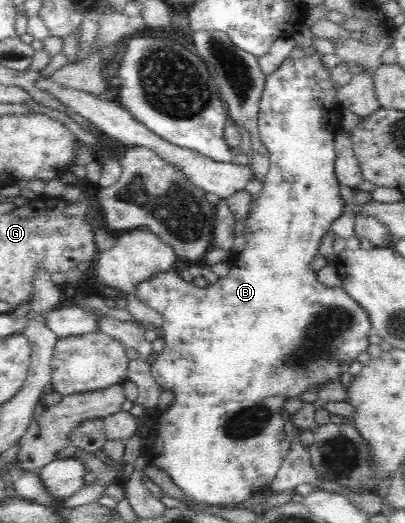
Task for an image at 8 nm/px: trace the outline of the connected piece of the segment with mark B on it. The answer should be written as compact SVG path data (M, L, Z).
M318 53L298 60L287 57L278 69L268 75L264 91L261 93L258 125L262 143L269 153L270 167L263 182L263 189L251 202L250 210L244 219L244 249L231 254L228 260L230 269L226 277L215 279L208 287L197 288L174 271L157 273L150 279L142 280L134 287L134 295L162 315L163 325L161 327L164 331L165 348L151 364L151 374L163 391L172 393L170 407L166 407L166 411L156 421L158 433L152 440L152 449L146 453L146 458L148 457L150 465L156 465L164 473L168 473L170 479L184 491L185 495L198 503L210 503L210 505L242 503L242 500L249 499L249 494L255 495L268 487L276 477L282 461L290 453L291 448L291 443L286 440L283 432L285 421L280 415L284 403L288 399L300 399L303 393L314 387L319 391L328 382L341 383L341 375L350 369L351 363L358 361L358 356L366 352L370 345L368 337L374 332L366 310L357 301L354 301L341 285L328 287L320 283L317 274L311 268L314 258L319 255L322 238L331 231L331 225L338 217L347 214L346 202L341 197L340 183L337 181L335 171L334 135L341 129L340 111L342 110L335 101L338 88L330 84L330 70L322 66Z

